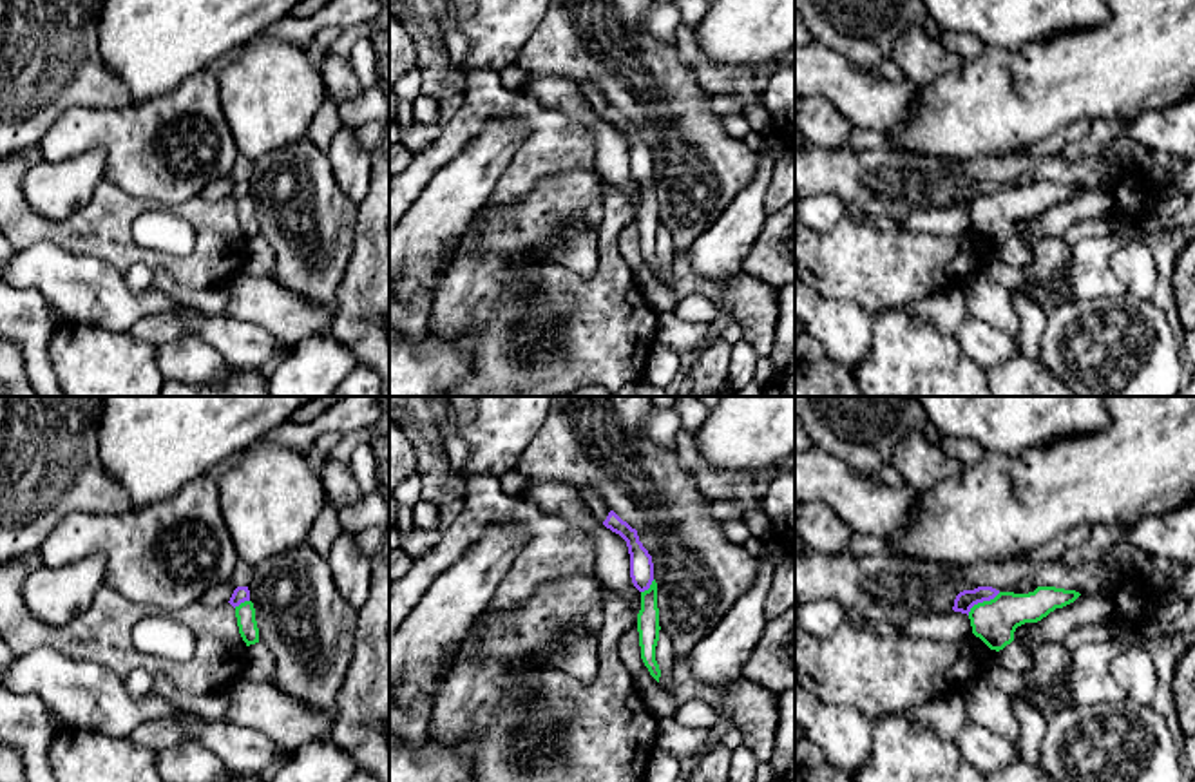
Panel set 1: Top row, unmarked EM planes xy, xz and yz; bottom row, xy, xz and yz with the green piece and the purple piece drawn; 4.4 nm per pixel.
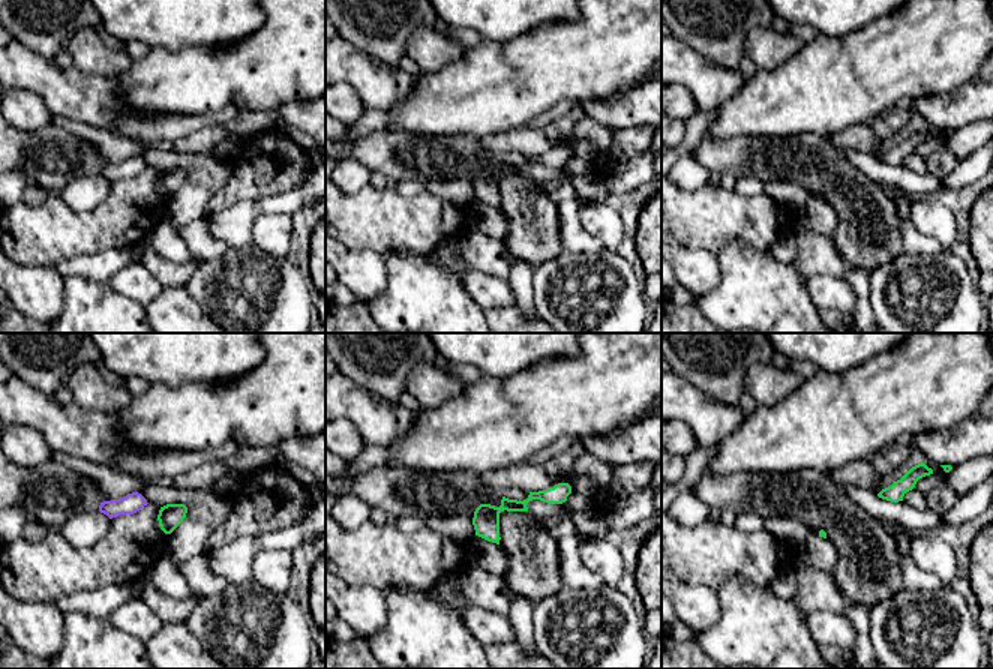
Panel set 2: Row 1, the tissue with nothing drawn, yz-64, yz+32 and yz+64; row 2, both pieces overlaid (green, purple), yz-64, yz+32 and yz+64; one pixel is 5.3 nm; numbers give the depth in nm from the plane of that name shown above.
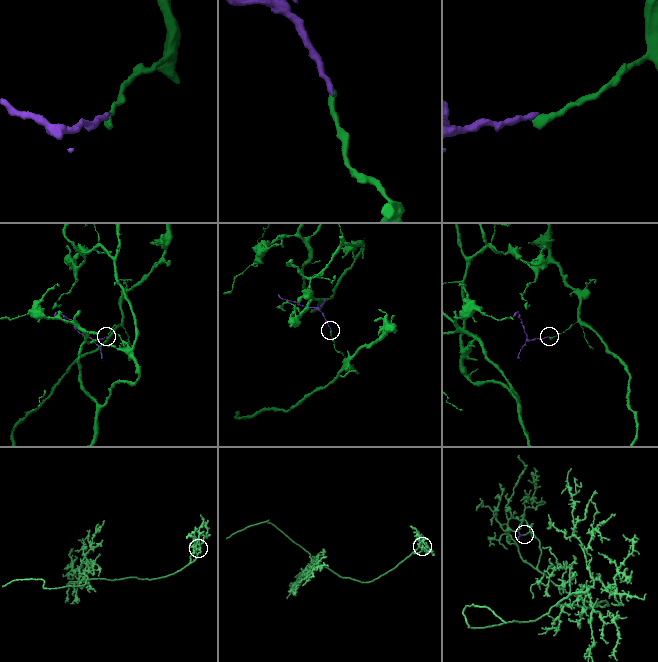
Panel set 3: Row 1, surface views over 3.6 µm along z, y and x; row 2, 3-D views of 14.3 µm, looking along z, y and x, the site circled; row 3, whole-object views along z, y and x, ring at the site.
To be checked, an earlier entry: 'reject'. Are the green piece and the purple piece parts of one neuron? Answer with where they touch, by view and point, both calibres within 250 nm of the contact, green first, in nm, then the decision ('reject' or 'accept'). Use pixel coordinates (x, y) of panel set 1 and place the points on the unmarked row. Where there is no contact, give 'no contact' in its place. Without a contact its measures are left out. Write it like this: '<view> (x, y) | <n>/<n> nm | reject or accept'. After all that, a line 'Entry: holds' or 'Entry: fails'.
yz (984, 196) | 200/90 nm | reject
Entry: holds

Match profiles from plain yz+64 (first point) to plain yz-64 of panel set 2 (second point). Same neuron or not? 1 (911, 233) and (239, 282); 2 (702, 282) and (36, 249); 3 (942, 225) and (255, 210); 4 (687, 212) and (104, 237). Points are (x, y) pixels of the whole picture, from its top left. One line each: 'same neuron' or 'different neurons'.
1: different neurons
2: different neurons
3: different neurons
4: same neuron

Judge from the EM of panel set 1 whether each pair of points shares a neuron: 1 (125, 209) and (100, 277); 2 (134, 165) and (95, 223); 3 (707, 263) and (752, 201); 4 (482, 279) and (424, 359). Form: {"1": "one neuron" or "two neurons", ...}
{"1": "two neurons", "2": "two neurons", "3": "one neuron", "4": "two neurons"}

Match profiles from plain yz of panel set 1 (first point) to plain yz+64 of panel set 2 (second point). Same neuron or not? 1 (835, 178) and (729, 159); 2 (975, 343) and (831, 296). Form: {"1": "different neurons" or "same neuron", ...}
{"1": "same neuron", "2": "same neuron"}

